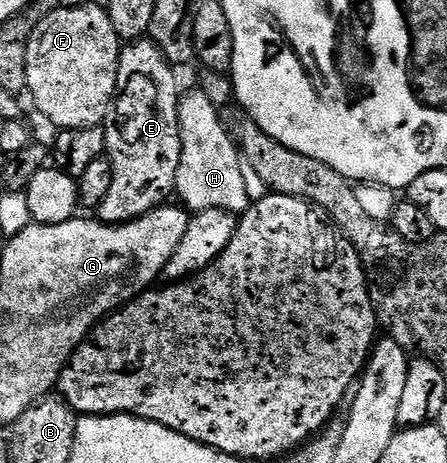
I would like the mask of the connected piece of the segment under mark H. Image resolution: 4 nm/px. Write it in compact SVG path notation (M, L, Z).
M193 87L186 97L184 94L178 100L177 110L181 128L181 158L179 159L175 193L178 198L181 196L180 204L193 213L212 209L231 211L238 215L244 213L251 204L251 196L249 197L249 185L245 182L245 173L241 170L243 157L239 152L239 145L234 134L230 130L229 133L225 130L228 128L226 122L221 120L221 110L215 107L215 103L211 103L211 99L207 99L207 95L203 95L203 91L199 87Z

